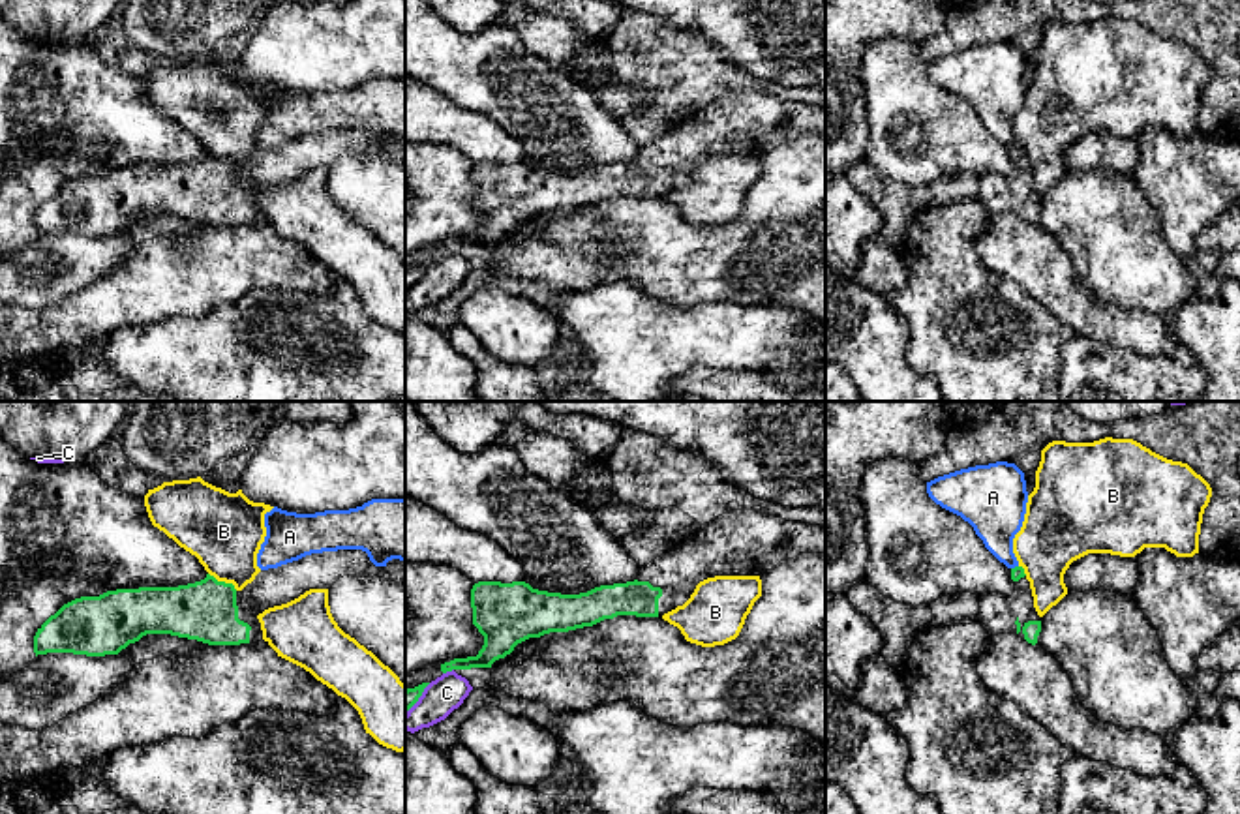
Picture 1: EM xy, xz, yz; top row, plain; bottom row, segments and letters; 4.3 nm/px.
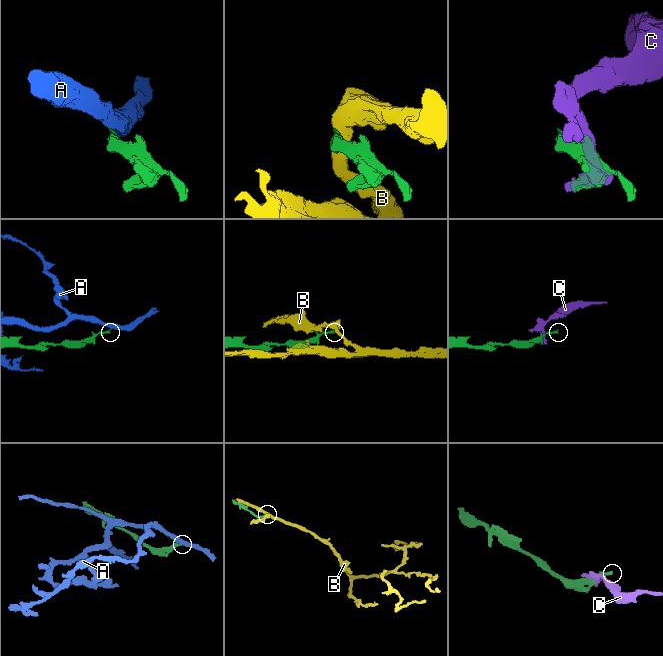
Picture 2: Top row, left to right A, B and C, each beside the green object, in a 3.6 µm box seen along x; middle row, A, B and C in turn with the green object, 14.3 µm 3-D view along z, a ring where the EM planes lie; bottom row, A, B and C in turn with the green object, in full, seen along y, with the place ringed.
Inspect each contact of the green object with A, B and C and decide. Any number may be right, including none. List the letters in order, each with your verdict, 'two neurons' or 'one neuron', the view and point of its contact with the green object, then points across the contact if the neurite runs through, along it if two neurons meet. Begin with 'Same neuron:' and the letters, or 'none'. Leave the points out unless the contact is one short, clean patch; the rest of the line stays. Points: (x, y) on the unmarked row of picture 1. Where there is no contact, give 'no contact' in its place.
Same neuron: none
A: two neurons; meets green in yz at (1015, 147); border along yz (1017, 145), (1012, 149)
B: two neurons; meets green in xy at (224, 162); border along xy (209, 152), (237, 169)
C: two neurons; meets green in xz at (447, 250)

